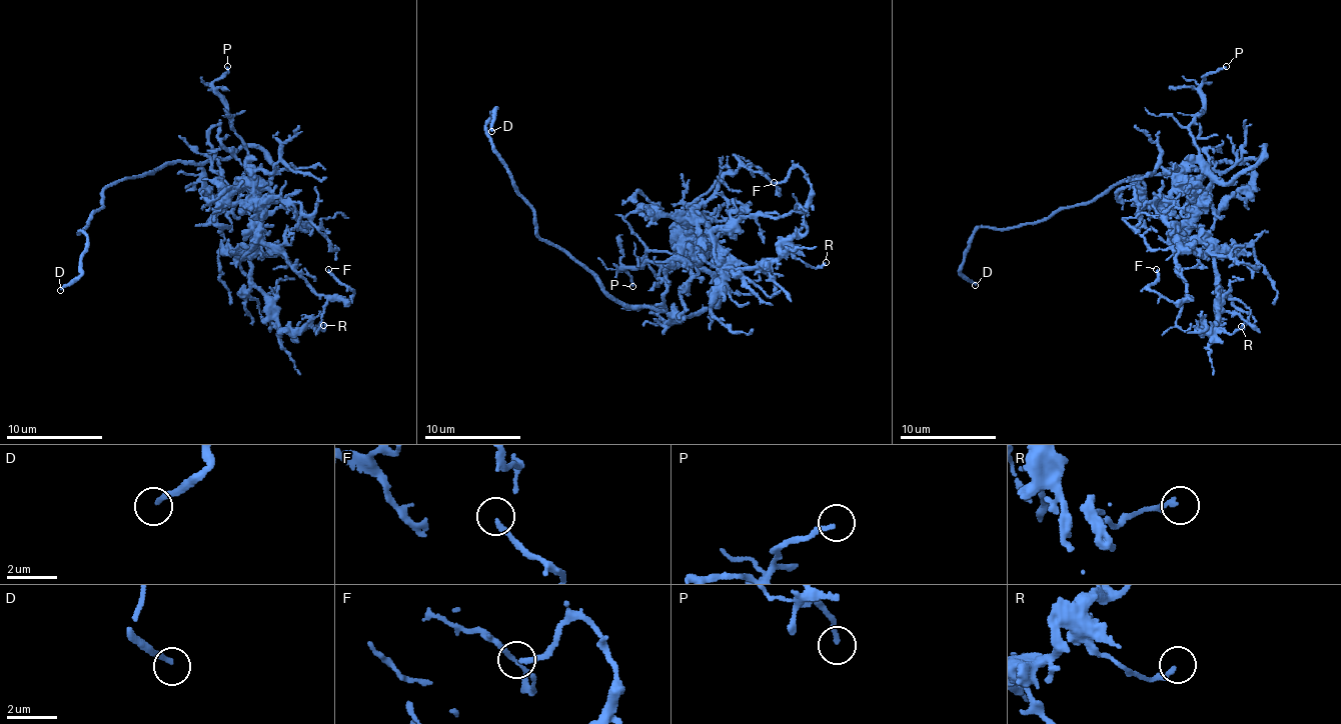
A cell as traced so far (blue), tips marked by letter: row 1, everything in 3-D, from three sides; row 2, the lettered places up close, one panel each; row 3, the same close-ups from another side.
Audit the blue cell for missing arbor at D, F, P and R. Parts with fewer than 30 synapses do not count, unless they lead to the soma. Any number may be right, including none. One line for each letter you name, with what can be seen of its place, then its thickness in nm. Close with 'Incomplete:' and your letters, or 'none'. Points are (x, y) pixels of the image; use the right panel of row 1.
D: place (975, 285); calibre 190 nm
Incomplete: D

